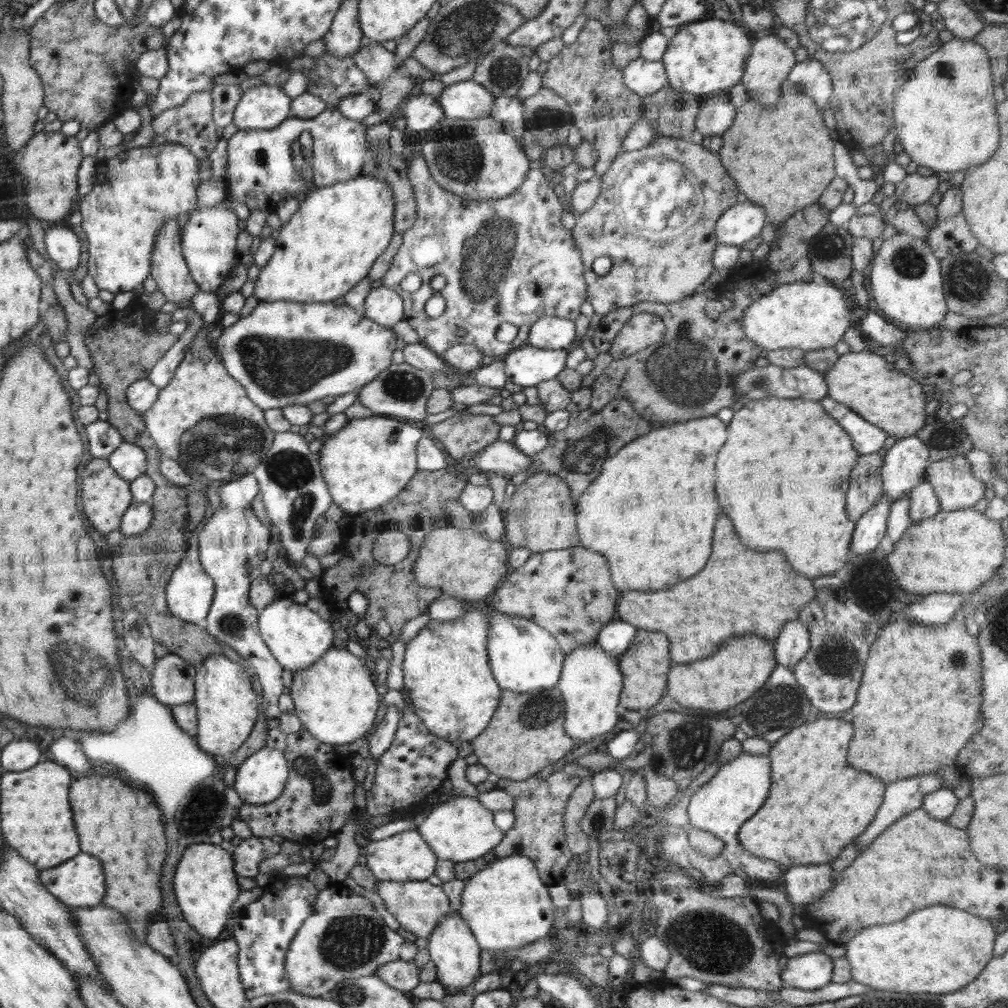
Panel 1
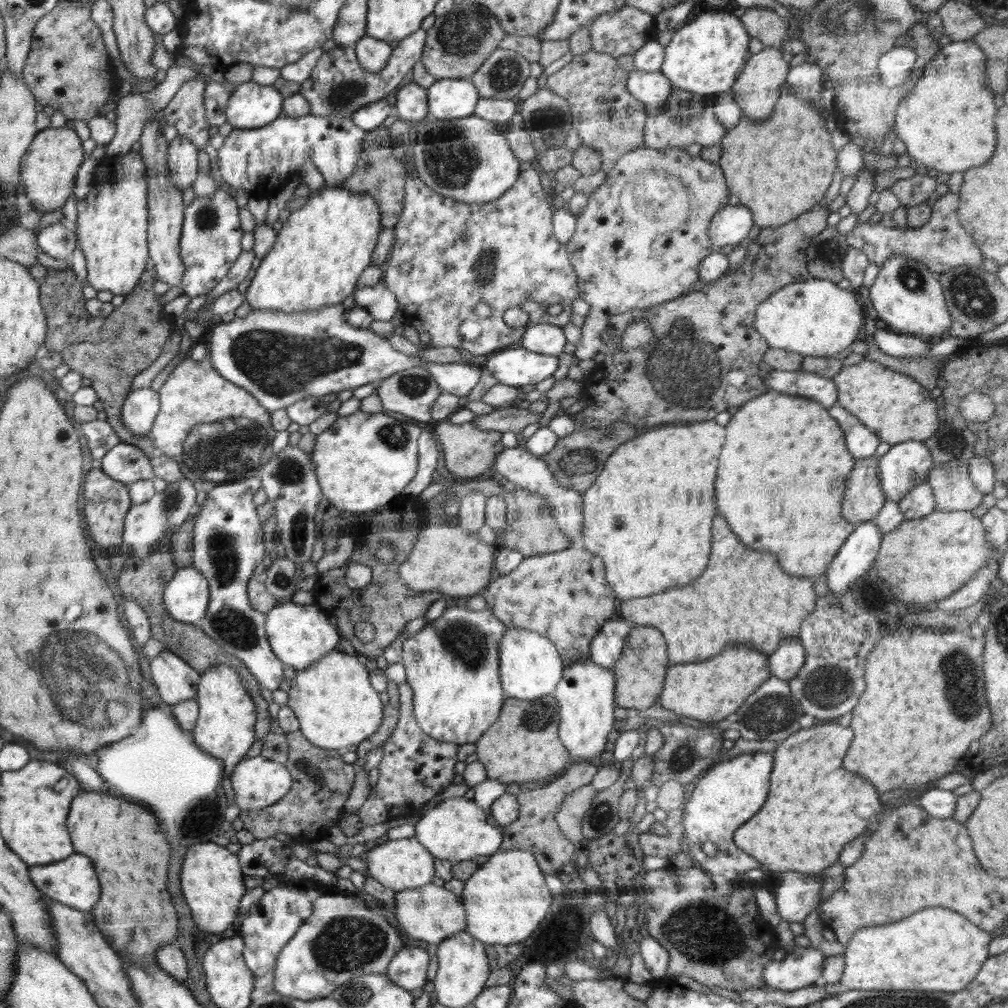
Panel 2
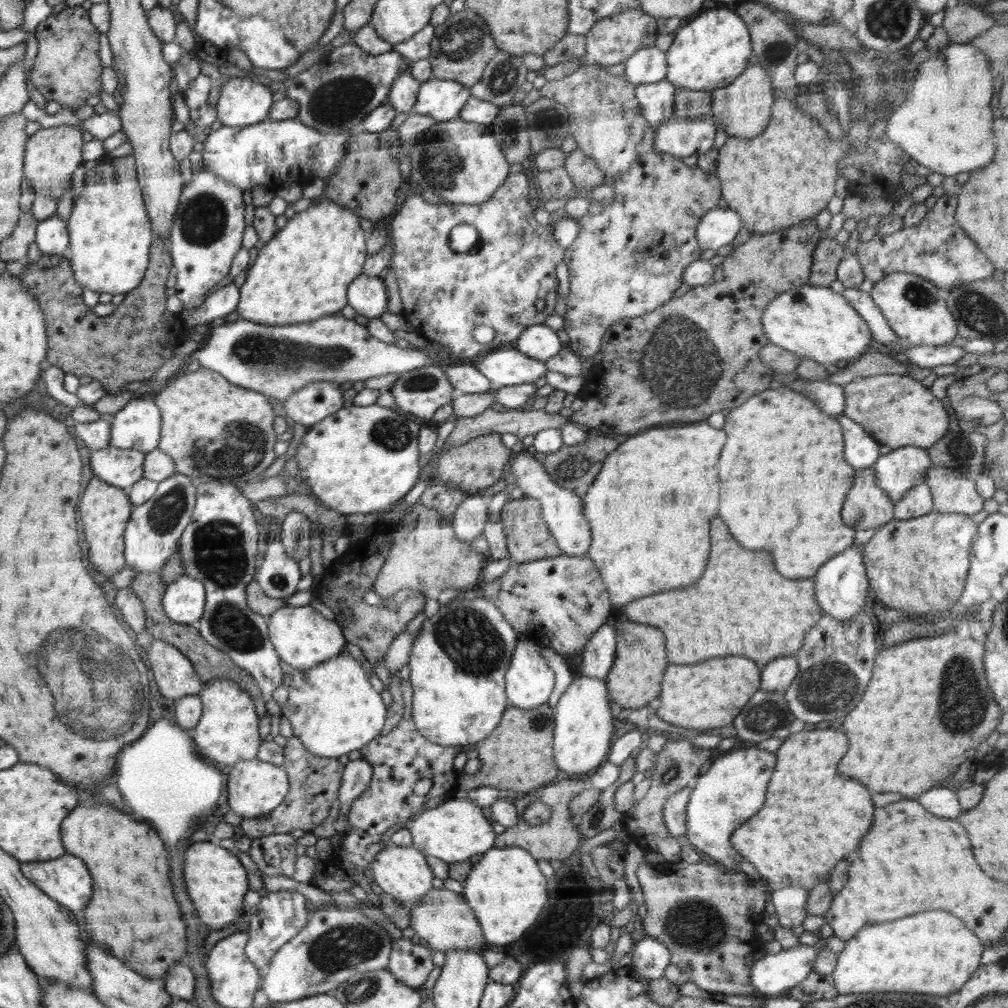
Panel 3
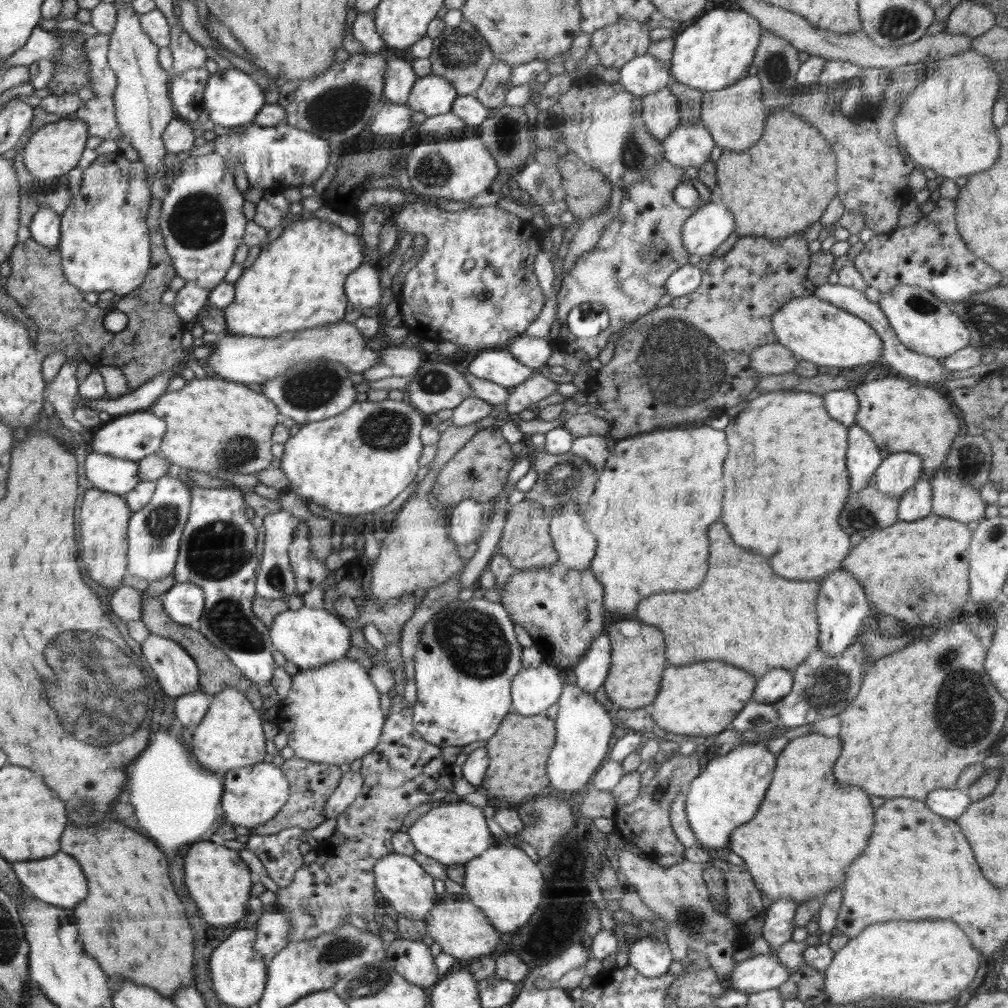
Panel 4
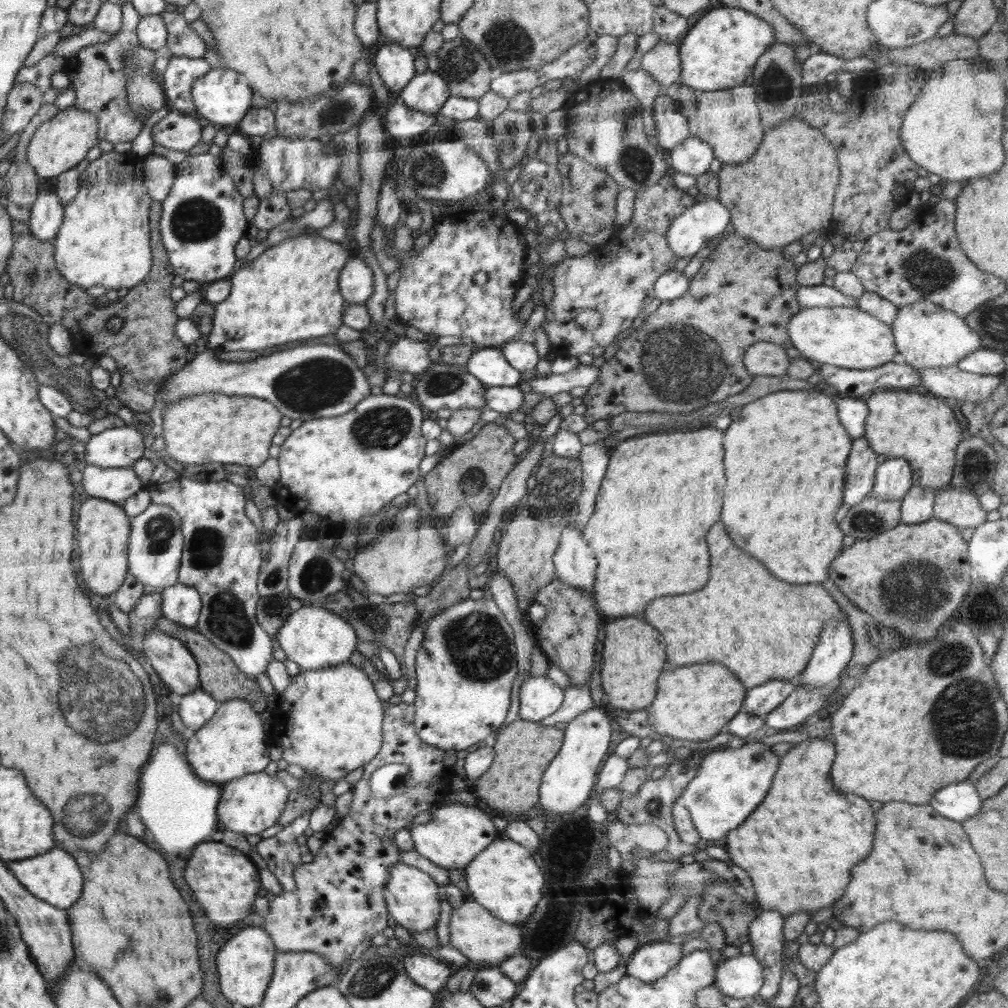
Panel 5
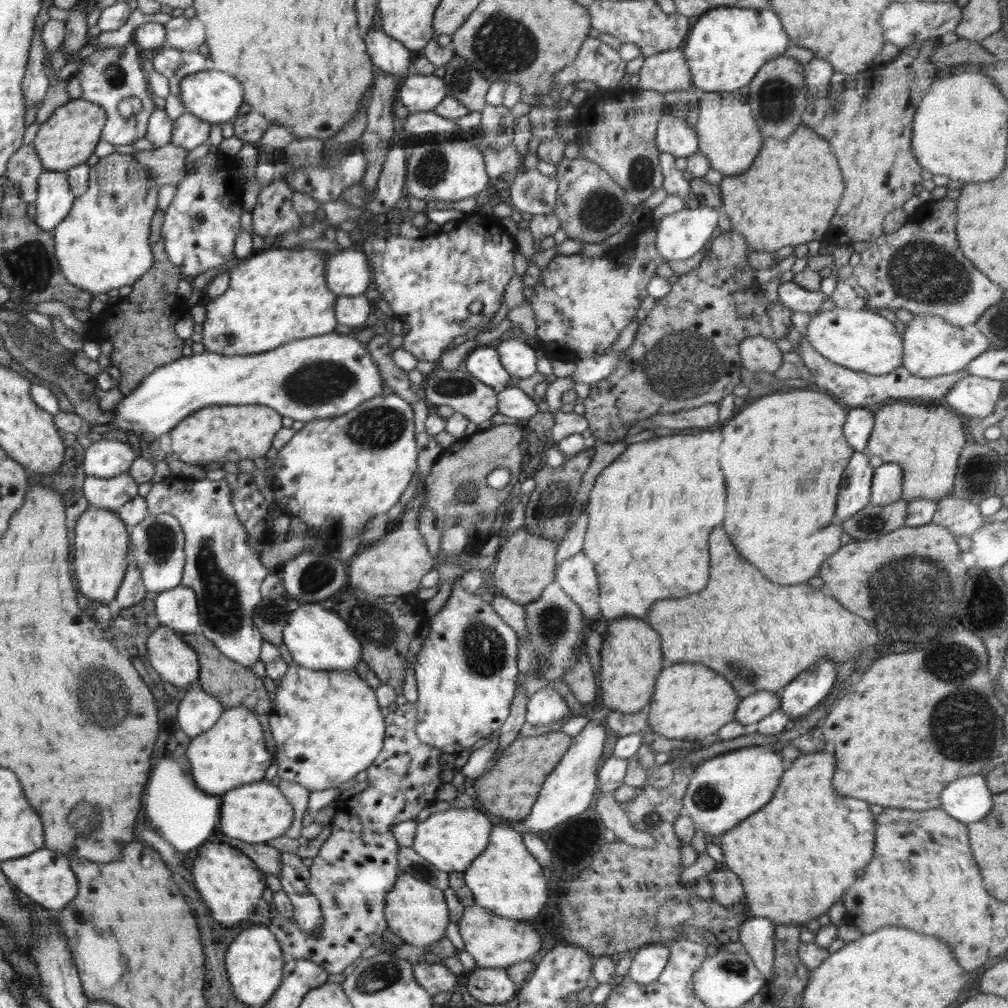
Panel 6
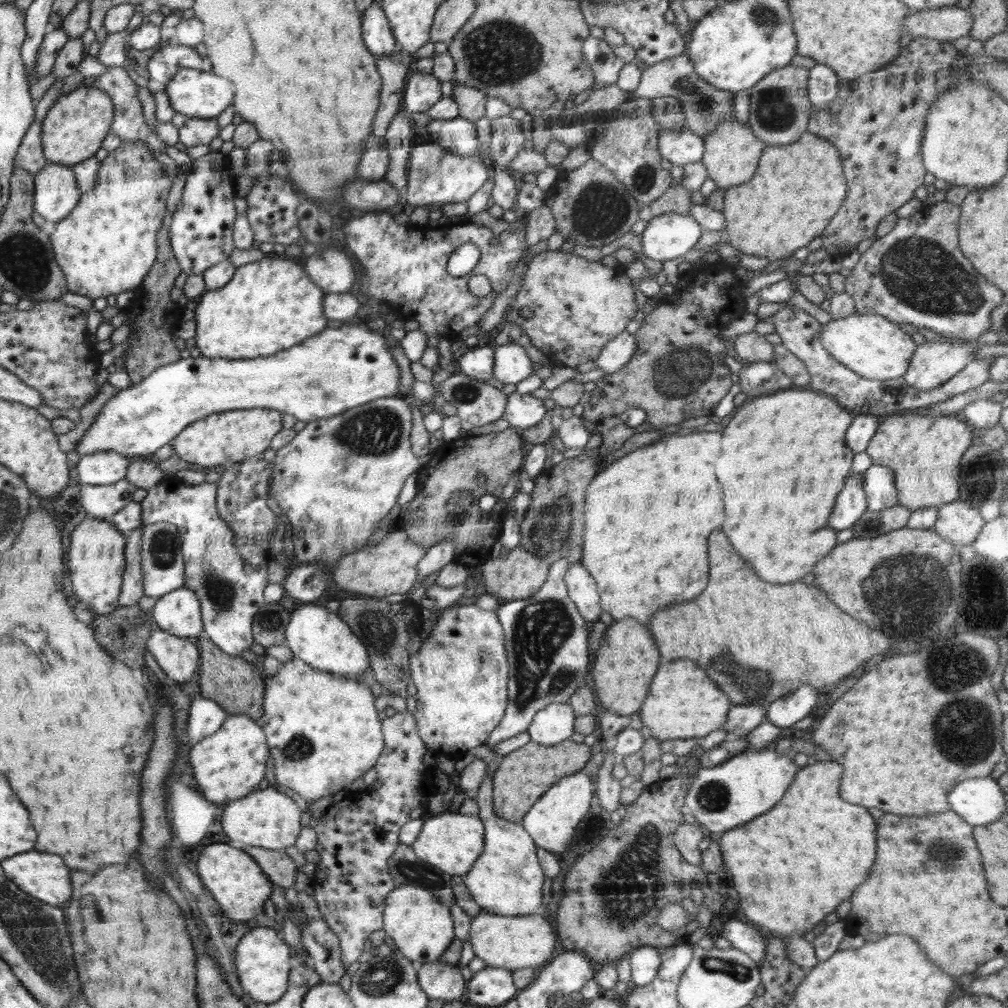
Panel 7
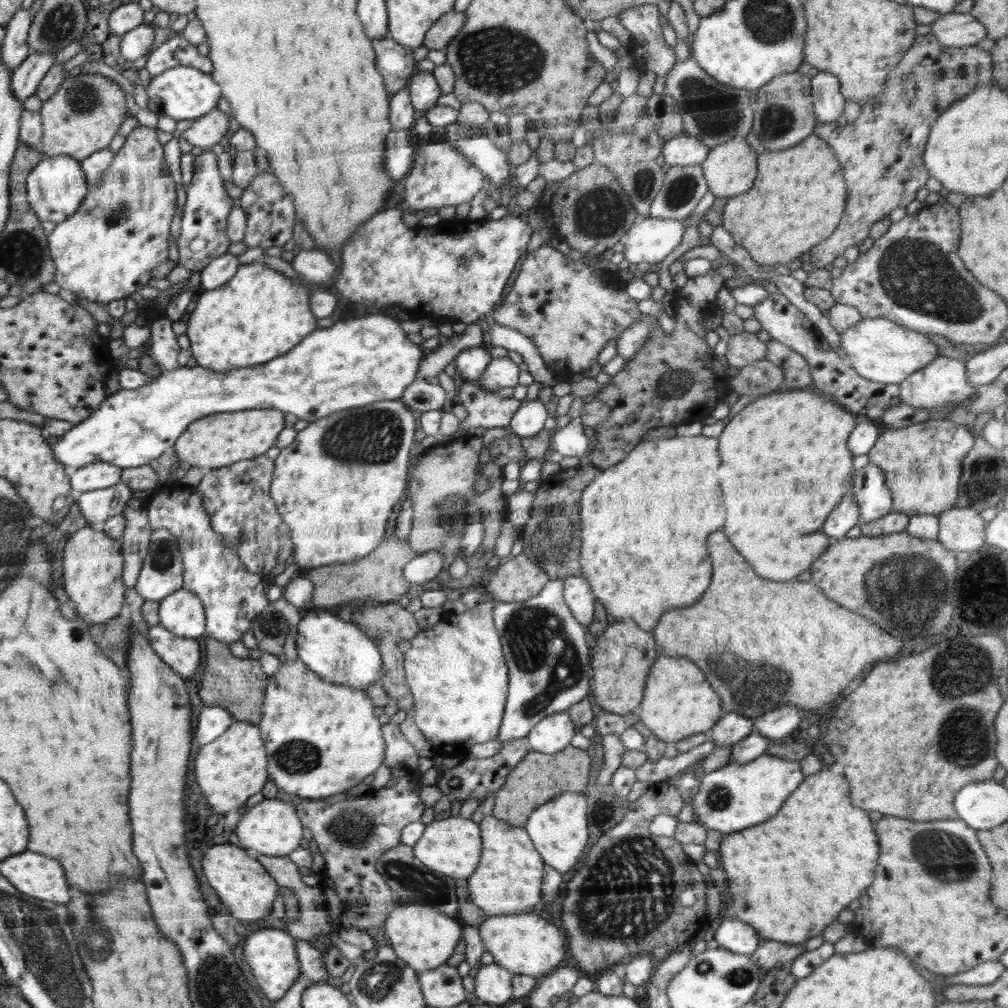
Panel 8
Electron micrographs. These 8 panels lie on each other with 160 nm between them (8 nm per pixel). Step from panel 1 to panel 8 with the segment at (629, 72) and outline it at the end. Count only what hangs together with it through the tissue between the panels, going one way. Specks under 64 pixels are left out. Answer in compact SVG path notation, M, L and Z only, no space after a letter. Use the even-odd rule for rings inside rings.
M686 134L672 137L662 146L666 164L670 166L700 165L706 160L711 148L698 138Z

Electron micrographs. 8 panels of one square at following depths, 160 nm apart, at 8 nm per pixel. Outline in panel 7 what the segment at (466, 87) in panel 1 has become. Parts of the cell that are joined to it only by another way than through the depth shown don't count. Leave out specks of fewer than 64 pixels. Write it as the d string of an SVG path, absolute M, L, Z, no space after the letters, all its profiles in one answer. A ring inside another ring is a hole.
M416 73L405 84L402 108L410 115L426 112L441 97L441 81L431 73Z

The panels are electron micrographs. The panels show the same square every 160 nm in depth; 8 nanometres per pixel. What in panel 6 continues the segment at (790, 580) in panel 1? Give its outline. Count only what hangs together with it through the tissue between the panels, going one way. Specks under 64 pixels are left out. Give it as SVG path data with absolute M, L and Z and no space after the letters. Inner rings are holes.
M722 526L710 534L710 582L698 594L656 602L646 620L662 636L664 666L676 662L698 662L726 676L740 698L760 691L780 693L801 672L809 670L821 658L834 660L836 665L857 658L866 648L878 642L877 630L865 618L846 610L827 591L806 583L778 586L766 580L756 566L738 556Z

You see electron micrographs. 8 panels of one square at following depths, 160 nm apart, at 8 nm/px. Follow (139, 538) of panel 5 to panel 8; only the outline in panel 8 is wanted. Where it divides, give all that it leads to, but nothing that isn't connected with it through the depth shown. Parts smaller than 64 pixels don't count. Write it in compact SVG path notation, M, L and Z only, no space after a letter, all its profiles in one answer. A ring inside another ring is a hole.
M159 528L152 532L148 556L134 587L144 601L152 602L160 602L183 587L179 540L169 530Z

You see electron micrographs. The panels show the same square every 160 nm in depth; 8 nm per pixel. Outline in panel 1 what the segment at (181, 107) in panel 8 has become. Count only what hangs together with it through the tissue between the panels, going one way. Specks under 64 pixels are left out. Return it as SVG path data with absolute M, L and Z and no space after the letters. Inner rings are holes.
M261 84L242 93L233 112L233 123L239 130L274 129L286 122L290 96L276 84Z

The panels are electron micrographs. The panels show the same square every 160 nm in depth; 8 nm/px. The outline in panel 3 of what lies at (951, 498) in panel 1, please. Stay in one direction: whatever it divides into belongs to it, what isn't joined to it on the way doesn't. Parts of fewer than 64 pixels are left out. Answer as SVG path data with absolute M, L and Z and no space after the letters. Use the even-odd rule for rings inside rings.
M932 466L926 483L932 491L933 510L936 512L971 516L983 509L985 499L978 496L974 482L960 474L950 474L950 470L944 470L942 466Z

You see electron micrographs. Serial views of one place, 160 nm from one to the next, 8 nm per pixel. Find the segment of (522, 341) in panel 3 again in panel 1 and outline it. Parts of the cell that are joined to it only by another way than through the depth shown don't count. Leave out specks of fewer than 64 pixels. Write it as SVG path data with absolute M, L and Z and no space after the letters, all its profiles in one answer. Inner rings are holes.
M543 317L530 328L527 345L538 349L565 349L575 339L574 321L558 317Z

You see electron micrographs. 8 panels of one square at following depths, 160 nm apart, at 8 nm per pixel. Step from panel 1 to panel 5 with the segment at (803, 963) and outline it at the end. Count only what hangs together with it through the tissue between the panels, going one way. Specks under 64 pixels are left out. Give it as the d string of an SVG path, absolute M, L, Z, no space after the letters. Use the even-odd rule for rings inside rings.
M742 953L719 964L713 978L719 992L736 999L757 998L763 982L761 962L754 955Z

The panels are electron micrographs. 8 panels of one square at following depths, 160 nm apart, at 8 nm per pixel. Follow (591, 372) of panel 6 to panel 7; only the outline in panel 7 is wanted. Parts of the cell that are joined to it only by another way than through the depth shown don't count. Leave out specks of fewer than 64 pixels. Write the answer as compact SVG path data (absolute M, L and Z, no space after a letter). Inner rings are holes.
M625 331L602 348L598 359L594 363L596 363L596 368L610 374L619 371L624 364L630 361L635 351L634 335Z

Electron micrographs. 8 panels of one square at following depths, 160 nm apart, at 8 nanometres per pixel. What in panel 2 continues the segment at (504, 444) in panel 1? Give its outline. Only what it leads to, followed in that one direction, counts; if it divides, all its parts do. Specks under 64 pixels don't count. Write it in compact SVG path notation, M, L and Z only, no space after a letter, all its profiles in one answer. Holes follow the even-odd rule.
M524 446L506 447L494 461L493 469L496 477L515 488L523 488L530 492L539 492L548 502L556 526L564 536L567 536L573 545L573 540L581 536L584 524L583 498L579 492L564 488L555 478L546 462L533 456Z

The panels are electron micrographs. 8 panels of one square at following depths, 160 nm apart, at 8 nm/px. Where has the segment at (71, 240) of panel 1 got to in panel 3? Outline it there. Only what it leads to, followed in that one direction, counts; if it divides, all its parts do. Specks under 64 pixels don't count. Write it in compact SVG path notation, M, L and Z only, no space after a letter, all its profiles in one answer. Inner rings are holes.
M55 214L37 223L33 241L43 253L60 254L68 248L68 233L66 222L60 220L60 217Z

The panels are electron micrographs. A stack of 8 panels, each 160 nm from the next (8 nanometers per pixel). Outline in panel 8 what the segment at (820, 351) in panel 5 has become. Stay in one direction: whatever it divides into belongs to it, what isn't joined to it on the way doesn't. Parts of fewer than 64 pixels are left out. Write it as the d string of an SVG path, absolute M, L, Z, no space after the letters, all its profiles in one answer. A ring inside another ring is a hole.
M886 318L863 319L840 334L845 361L862 377L883 385L900 385L911 374L940 356L938 347L924 333L906 329Z

